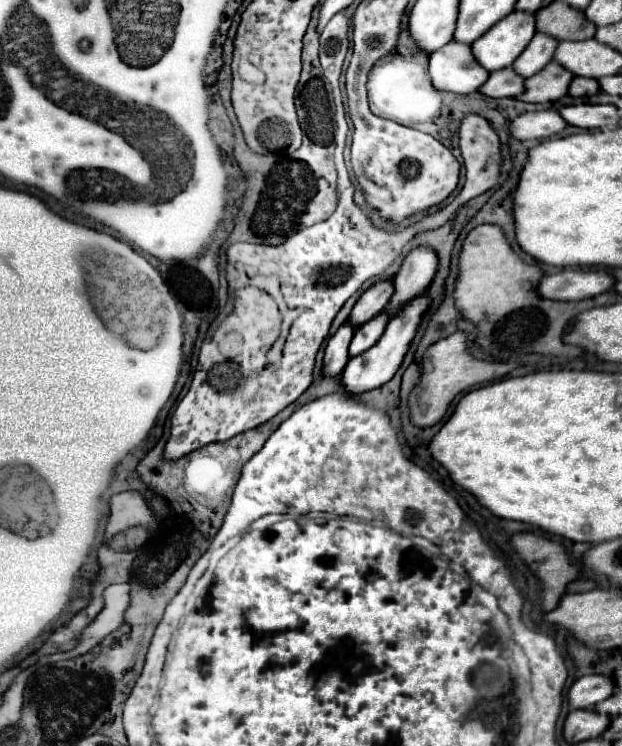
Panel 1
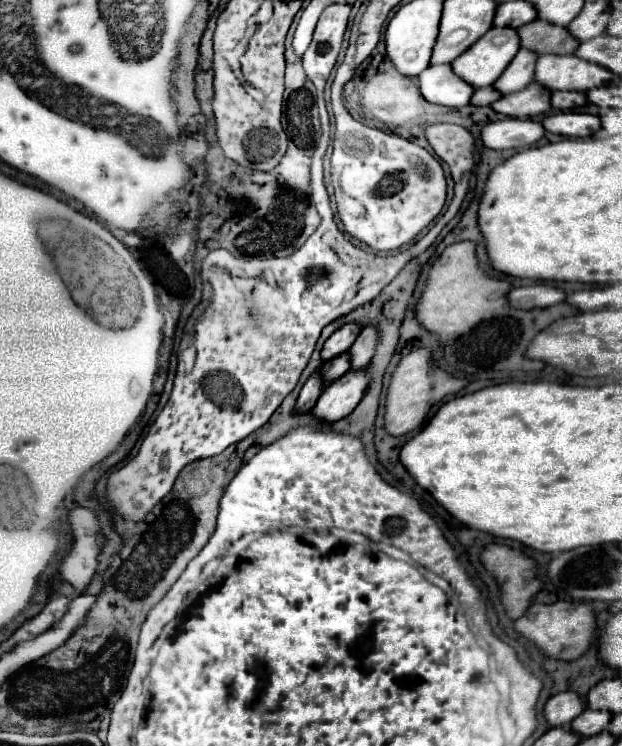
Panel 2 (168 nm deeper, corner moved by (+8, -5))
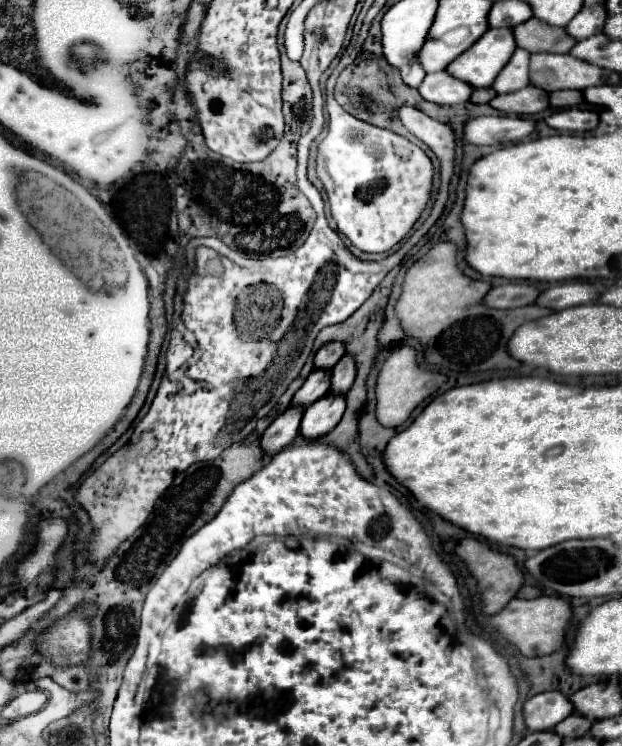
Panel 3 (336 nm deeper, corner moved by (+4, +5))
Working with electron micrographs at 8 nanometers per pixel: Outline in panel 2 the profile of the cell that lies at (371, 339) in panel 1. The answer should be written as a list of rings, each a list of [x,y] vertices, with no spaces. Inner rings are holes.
[[[343,352],[341,356],[335,356],[333,360],[329,360],[321,366],[321,376],[325,382],[331,382],[331,380],[343,376],[347,370],[351,370],[351,356],[349,356],[349,352]]]

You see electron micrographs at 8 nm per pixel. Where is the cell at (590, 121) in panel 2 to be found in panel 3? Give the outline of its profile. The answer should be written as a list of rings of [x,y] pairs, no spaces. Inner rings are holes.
[[[571,108],[571,110],[553,112],[549,118],[545,118],[545,122],[551,128],[561,130],[561,132],[589,132],[589,130],[597,128],[599,116],[593,110]]]

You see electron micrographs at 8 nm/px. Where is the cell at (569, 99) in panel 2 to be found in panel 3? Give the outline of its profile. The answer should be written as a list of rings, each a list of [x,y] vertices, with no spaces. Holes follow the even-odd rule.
[[[559,90],[549,94],[551,108],[575,108],[583,102],[583,94],[579,90]]]

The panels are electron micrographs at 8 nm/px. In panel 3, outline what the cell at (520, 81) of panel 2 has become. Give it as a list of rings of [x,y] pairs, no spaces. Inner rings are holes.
[[[515,50],[507,66],[499,72],[493,82],[493,90],[497,94],[511,94],[529,84],[529,54],[527,50]]]

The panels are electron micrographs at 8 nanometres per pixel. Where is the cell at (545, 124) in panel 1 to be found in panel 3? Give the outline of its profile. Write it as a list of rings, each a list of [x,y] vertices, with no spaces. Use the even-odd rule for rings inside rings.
[[[481,116],[473,118],[463,128],[463,140],[475,146],[493,146],[519,142],[533,132],[535,124],[521,116]]]

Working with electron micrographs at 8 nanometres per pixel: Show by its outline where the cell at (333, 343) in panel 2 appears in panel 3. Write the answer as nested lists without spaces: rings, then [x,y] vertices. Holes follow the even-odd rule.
[[[329,342],[327,346],[317,350],[313,362],[317,370],[331,370],[341,358],[343,358],[343,346],[335,346],[335,342]]]

